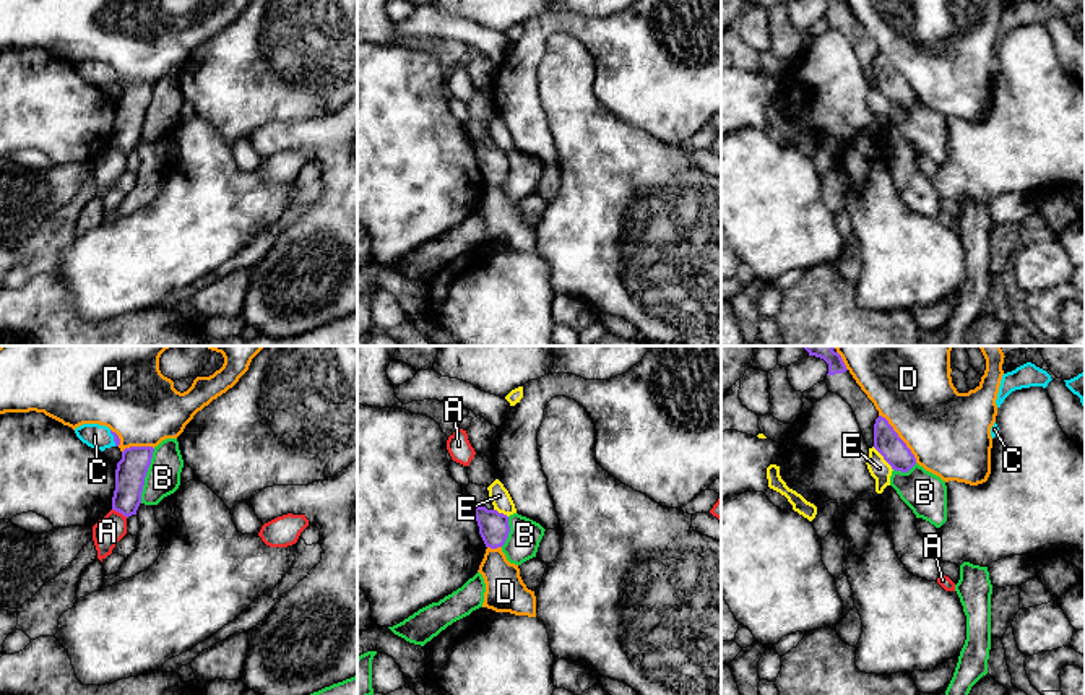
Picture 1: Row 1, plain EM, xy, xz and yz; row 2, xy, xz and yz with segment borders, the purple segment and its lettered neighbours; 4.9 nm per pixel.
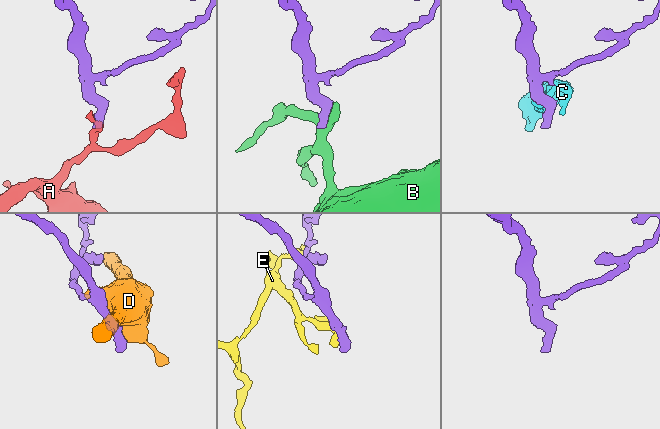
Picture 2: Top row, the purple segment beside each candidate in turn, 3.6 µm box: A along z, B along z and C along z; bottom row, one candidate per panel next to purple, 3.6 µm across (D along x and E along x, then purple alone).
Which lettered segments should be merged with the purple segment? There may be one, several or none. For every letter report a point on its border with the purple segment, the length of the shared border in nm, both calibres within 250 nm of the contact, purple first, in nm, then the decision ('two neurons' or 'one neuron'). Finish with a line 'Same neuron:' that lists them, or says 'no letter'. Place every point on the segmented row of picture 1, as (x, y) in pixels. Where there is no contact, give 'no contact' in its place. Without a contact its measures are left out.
A: contact xy (121, 512); length 90 nm; calibres 150 and 150 nm; two neurons
B: contact xy (145, 476); length 280 nm; calibres 150 and 170 nm; two neurons
C: contact xy (114, 439); length 90 nm; calibres 30 and 120 nm; one neuron
D: contact yz (899, 437); length 300 nm; calibres 130 and 420 nm; two neurons
E: contact yz (884, 458); length 160 nm; calibres 130 and 100 nm; two neurons
Same neuron: C

